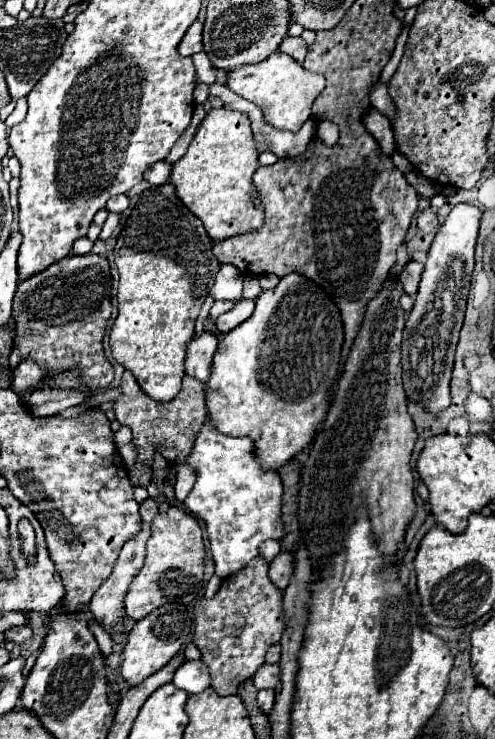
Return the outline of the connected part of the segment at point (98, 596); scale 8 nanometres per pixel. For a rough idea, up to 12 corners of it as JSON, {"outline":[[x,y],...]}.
{"outline":[[154,499],[140,505],[142,531],[94,593],[90,611],[106,633],[122,633],[124,597],[146,557]]}

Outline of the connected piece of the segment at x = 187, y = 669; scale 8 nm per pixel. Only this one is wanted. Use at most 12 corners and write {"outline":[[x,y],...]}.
{"outline":[[186,661],[172,681],[196,695],[210,687],[202,661]]}

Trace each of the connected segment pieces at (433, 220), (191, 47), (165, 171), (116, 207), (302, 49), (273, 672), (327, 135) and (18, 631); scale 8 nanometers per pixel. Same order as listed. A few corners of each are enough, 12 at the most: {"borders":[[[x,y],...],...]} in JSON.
{"borders":[[[432,207],[418,215],[418,229],[430,233],[438,227]],[[194,21],[178,53],[190,57],[202,51],[202,23]],[[156,163],[144,173],[150,185],[170,179],[170,163]],[[114,195],[108,201],[110,213],[122,213],[128,207],[126,195]],[[286,37],[280,51],[298,63],[304,61],[308,45],[302,37]],[[264,663],[252,677],[256,689],[278,685],[278,665]],[[330,121],[318,123],[316,137],[326,145],[338,143],[338,127]],[[28,625],[12,627],[4,633],[6,641],[28,643],[32,629]]]}

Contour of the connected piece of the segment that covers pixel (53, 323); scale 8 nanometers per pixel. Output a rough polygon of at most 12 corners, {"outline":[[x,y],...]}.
{"outline":[[106,257],[18,283],[14,367],[32,357],[108,389]]}

